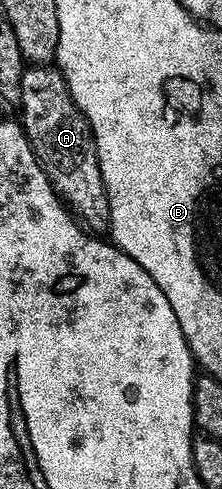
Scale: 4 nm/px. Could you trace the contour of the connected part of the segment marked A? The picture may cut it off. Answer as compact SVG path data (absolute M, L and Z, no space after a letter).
M28 64L21 75L21 95L17 102L23 108L21 124L31 150L45 171L52 189L88 230L103 231L111 224L107 188L99 166L99 152L87 116L71 98L63 70L54 64Z

